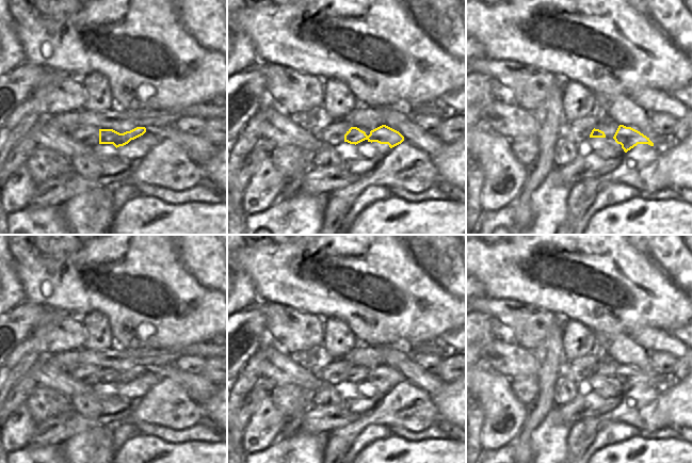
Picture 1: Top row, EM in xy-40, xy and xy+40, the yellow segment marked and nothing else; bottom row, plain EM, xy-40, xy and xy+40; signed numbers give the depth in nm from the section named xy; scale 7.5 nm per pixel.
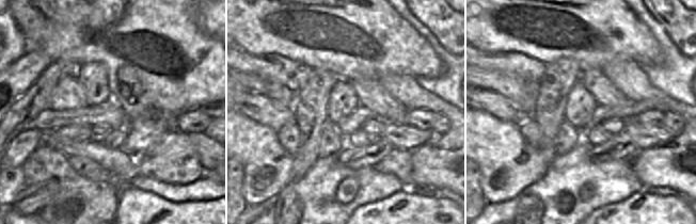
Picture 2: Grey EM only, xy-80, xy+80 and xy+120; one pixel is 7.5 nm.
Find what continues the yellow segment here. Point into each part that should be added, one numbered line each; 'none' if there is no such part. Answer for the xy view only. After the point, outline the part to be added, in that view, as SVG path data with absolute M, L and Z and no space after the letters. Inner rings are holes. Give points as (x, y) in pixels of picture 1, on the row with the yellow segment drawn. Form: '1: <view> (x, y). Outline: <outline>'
none

